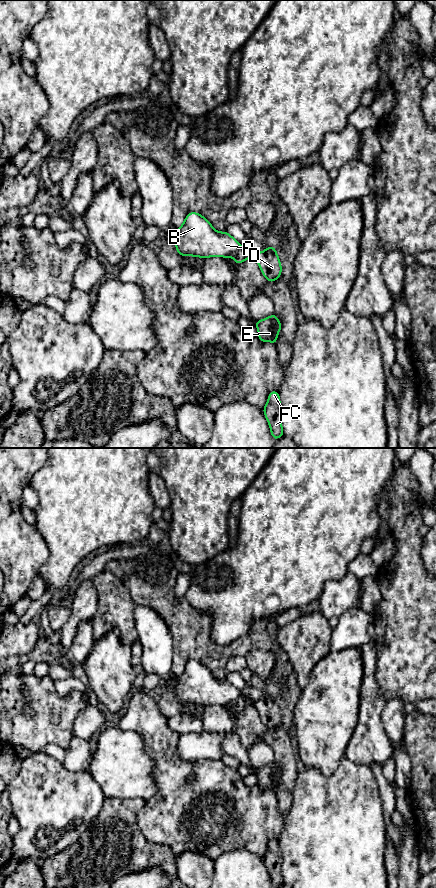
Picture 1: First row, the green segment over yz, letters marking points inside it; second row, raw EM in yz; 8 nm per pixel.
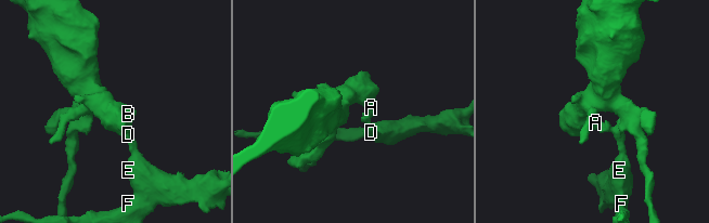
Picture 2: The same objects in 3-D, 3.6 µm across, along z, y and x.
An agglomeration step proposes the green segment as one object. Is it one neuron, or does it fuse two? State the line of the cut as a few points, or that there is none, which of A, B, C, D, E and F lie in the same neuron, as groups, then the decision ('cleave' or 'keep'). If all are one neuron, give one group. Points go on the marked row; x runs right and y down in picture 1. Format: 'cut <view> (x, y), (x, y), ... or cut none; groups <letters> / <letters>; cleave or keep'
cut yz (240, 246), (231, 256); groups A B / C D E F; cleave

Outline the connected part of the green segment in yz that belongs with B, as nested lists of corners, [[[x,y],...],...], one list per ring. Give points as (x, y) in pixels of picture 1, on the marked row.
[[[189,212],[183,224],[177,228],[175,247],[181,256],[208,257],[232,257],[241,247],[241,244],[228,232],[219,232],[213,228],[211,223],[197,212]]]

